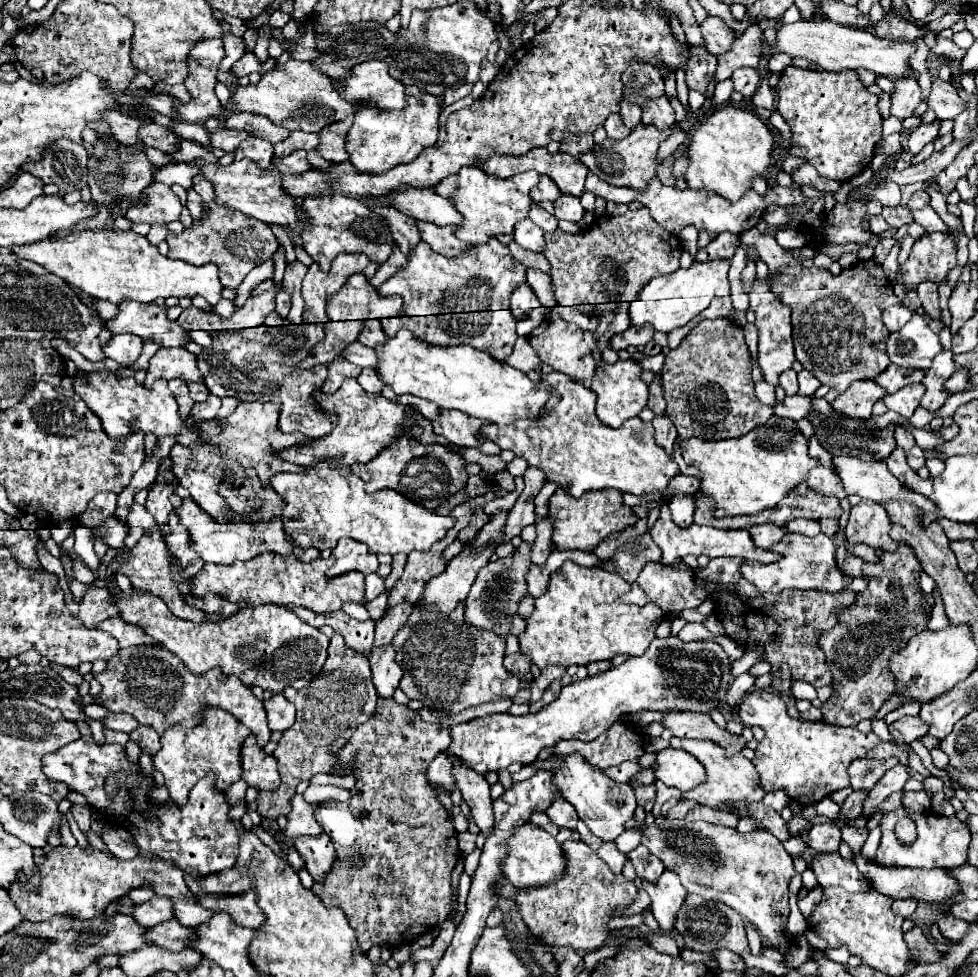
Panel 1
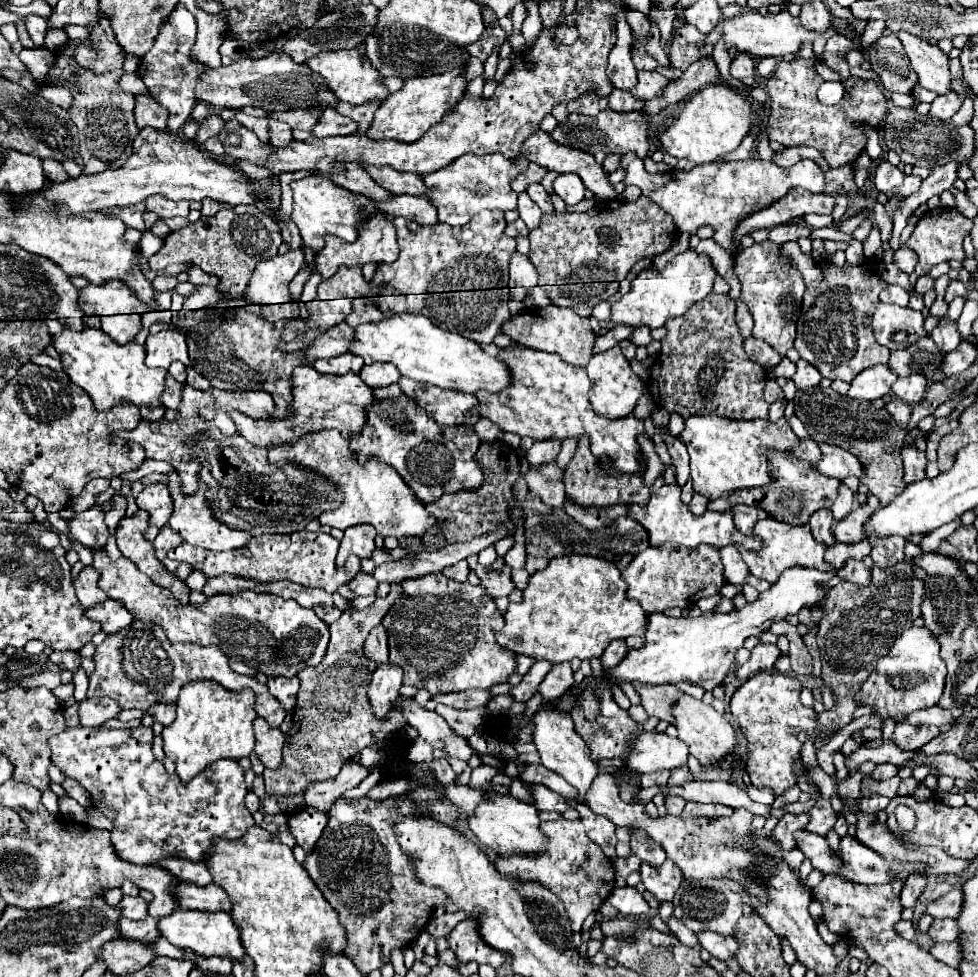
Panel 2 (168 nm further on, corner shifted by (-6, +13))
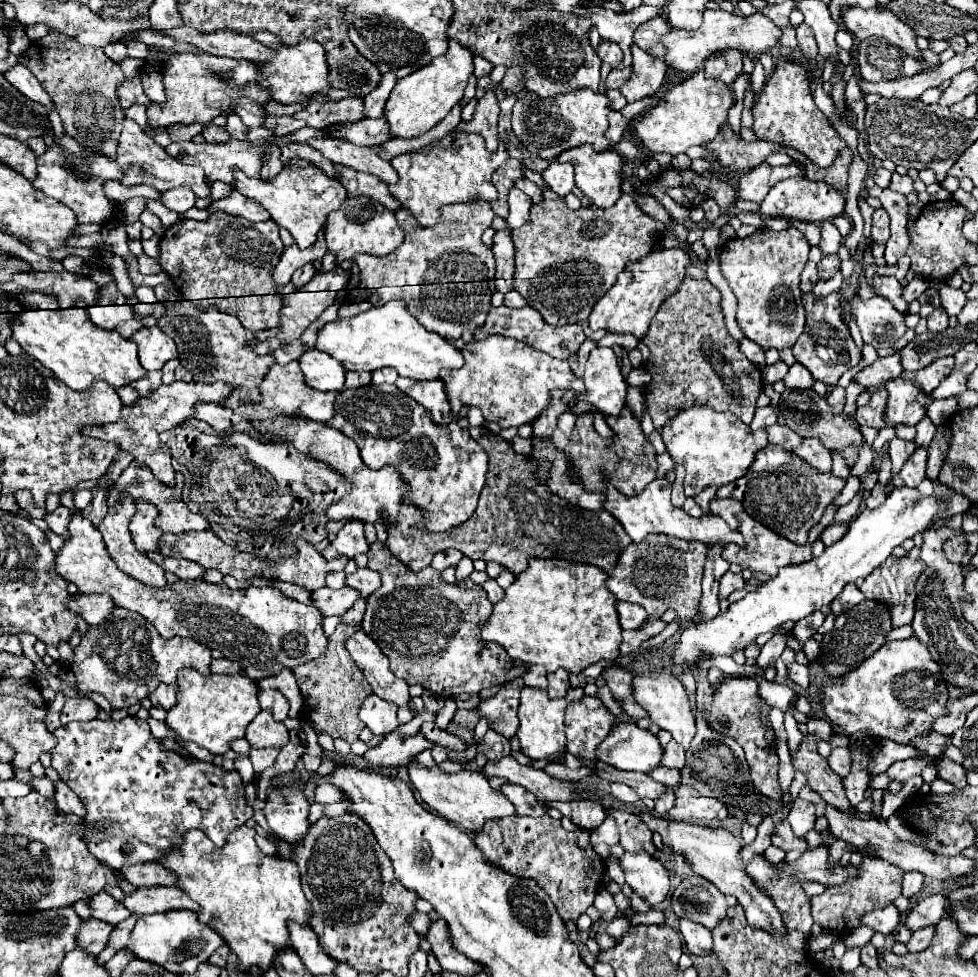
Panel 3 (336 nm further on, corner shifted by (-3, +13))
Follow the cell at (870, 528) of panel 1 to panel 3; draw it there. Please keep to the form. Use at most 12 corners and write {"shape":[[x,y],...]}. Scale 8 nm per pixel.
{"shape":[[920,548],[891,555],[865,578],[865,598],[889,606],[895,628],[911,624]]}

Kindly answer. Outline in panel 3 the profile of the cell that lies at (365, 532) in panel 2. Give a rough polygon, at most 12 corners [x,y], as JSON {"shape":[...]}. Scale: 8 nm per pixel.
{"shape":[[347,522],[325,558],[367,554],[363,522]]}

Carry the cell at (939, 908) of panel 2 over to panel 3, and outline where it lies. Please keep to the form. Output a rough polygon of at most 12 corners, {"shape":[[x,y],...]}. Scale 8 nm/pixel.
{"shape":[[945,896],[921,900],[911,908],[905,924],[919,930],[939,924]]}

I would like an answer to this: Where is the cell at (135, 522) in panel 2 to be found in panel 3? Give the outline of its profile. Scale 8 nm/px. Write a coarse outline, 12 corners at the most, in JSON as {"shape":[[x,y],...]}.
{"shape":[[127,496],[109,508],[99,530],[125,574],[163,590],[165,570],[135,548]]}

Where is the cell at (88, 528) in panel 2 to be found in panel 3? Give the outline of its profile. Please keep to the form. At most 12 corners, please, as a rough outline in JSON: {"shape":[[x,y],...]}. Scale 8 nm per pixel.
{"shape":[[59,506],[47,514],[49,528],[61,538],[67,538],[67,522],[71,510]]}

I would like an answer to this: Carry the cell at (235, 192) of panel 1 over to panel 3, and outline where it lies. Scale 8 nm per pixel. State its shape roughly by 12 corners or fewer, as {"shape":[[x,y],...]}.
{"shape":[[135,120],[123,122],[123,186],[189,186],[211,196],[203,170],[171,158]]}

